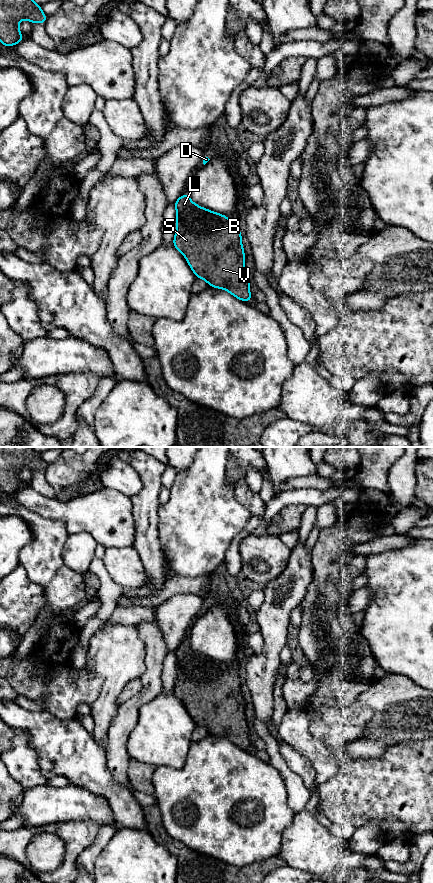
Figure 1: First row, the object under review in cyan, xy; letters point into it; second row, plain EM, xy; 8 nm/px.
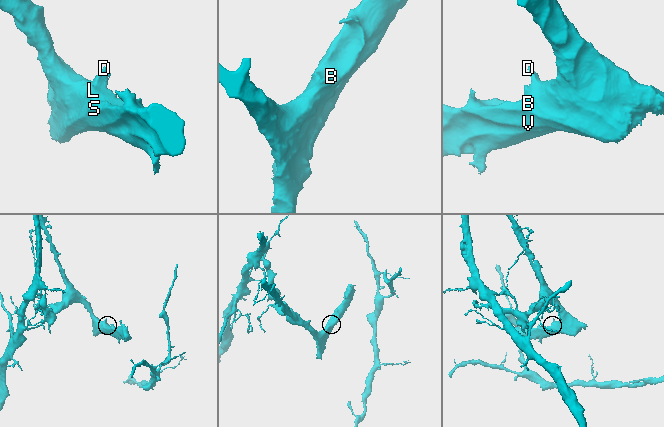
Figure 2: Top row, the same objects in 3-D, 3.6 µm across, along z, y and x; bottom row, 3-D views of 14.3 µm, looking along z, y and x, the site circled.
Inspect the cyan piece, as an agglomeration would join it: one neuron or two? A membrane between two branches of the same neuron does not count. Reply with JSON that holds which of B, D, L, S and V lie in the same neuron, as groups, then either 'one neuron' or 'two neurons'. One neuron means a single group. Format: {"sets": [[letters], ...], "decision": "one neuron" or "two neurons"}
{"sets": [["B", "D", "L", "S"], ["V"]], "decision": "two neurons"}

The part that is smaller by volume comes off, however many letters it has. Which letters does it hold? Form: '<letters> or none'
V

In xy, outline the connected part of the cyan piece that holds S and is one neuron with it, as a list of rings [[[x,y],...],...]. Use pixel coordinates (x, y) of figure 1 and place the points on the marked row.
[[[182,194],[173,207],[177,212],[177,228],[172,245],[183,254],[188,264],[197,264],[201,256],[225,248],[228,233],[230,231],[239,231],[237,221],[193,203],[189,194]]]

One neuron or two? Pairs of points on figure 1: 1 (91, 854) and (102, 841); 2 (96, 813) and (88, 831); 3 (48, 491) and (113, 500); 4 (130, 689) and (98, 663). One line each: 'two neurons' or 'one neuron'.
1: one neuron
2: two neurons
3: two neurons
4: two neurons

